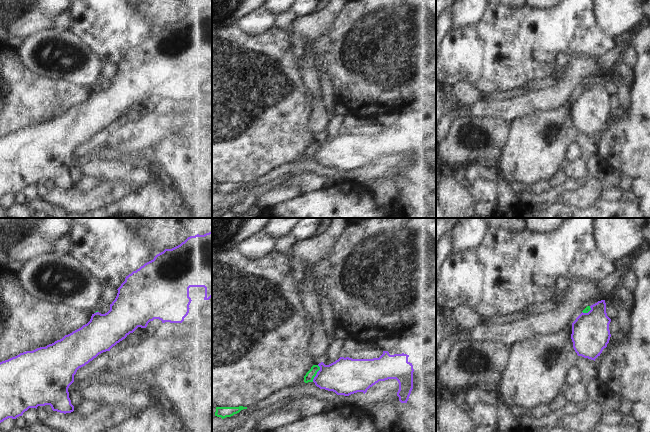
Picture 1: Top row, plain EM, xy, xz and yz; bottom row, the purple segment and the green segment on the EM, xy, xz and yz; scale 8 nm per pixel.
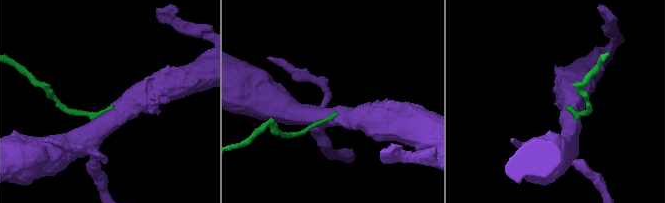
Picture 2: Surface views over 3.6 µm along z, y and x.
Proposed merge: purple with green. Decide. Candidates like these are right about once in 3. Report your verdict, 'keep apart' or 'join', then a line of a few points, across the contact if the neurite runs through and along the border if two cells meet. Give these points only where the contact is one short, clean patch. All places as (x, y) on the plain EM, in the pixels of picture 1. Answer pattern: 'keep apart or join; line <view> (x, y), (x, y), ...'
keep apart; line xz (318, 141), (319, 145), (312, 157)

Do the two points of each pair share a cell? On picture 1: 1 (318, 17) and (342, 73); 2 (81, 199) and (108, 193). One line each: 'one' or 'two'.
1: two
2: one

